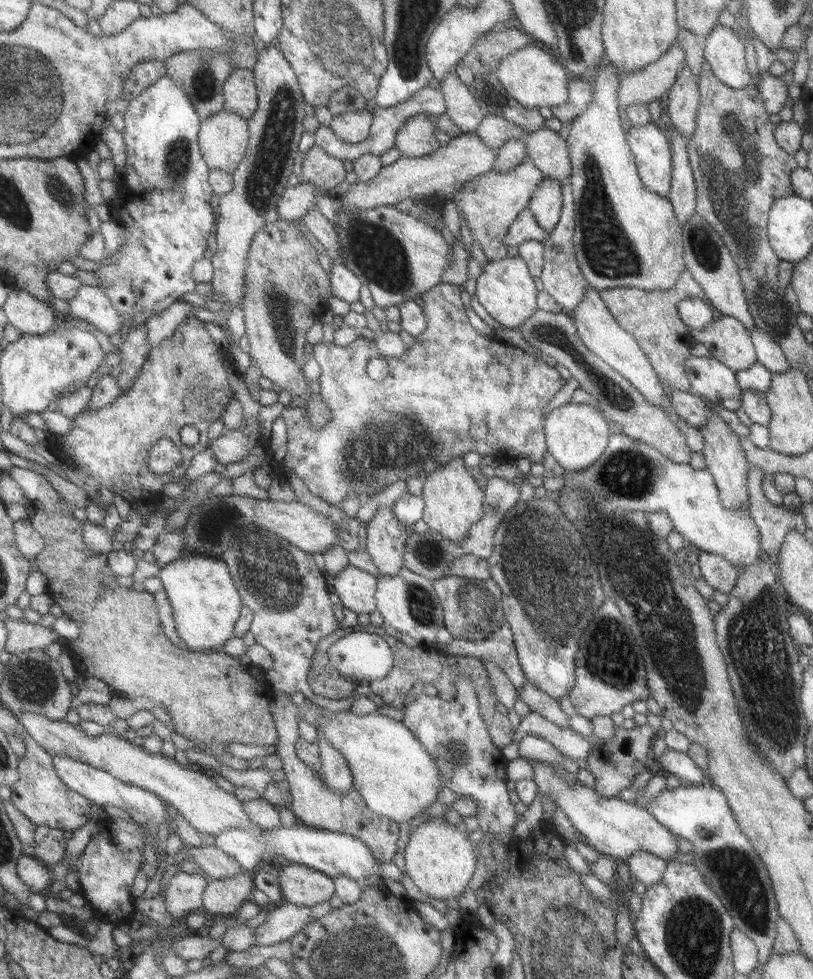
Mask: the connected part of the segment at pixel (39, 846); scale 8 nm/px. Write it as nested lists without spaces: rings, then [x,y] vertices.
[[[38,826],[33,844],[34,856],[52,868],[66,856],[67,841],[67,838],[63,836],[63,831],[46,826]]]

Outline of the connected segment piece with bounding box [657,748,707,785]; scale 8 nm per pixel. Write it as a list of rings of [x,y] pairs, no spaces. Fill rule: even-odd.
[[[665,748],[657,756],[657,761],[661,764],[662,772],[667,775],[677,776],[681,785],[701,785],[707,780],[701,774],[701,769],[686,755],[686,753],[675,752]]]

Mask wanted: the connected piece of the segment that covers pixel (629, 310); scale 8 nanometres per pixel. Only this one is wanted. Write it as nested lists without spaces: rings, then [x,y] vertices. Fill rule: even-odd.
[[[681,271],[677,282],[664,291],[617,287],[598,291],[598,294],[616,324],[635,340],[638,348],[645,354],[657,379],[675,390],[688,392],[689,384],[684,365],[695,343],[690,339],[691,330],[686,328],[678,317],[676,304],[683,298],[704,299],[701,287],[693,280],[689,271]]]

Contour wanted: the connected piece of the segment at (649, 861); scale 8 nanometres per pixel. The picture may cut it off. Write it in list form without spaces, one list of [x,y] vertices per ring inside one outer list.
[[[635,852],[623,860],[627,865],[632,881],[640,882],[644,887],[657,884],[666,868],[666,861],[647,852]]]

